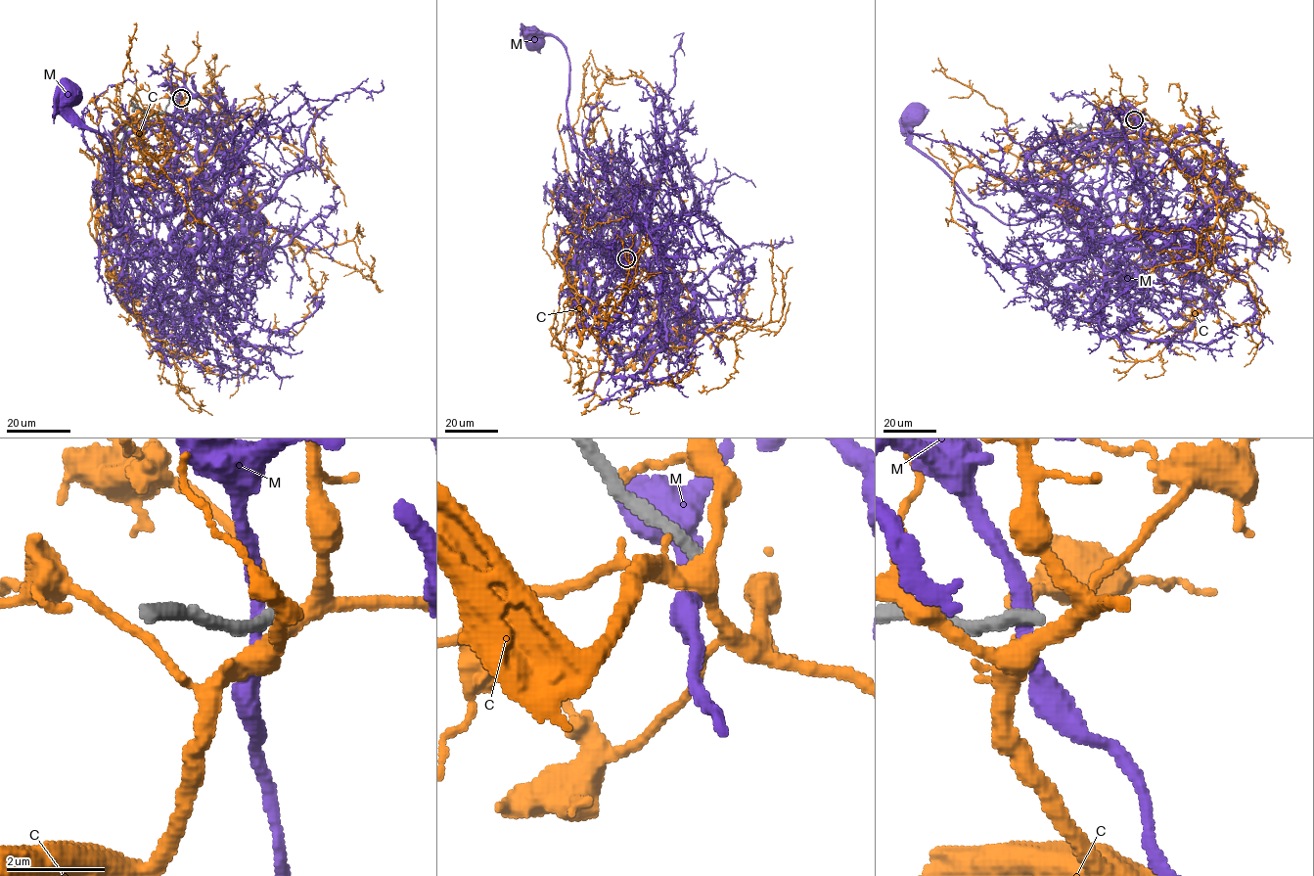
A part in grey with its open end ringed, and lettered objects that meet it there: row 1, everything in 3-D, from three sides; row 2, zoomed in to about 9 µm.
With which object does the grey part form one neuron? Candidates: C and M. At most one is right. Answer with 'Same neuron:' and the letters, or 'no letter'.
Same neuron: no letter

